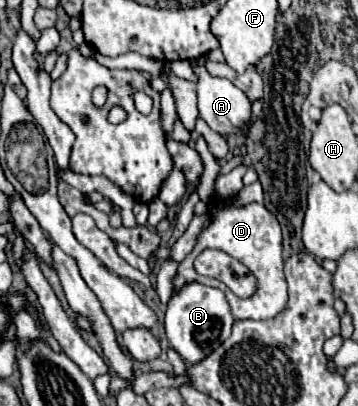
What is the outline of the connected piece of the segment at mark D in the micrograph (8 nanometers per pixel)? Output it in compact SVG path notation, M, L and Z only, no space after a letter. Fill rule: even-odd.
M222 200L216 204L216 208L210 214L210 226L200 234L198 244L194 246L192 254L180 264L178 268L178 276L176 276L176 288L180 288L184 282L200 282L206 286L216 286L220 288L232 308L232 314L236 320L240 318L250 318L250 320L268 320L274 318L288 300L286 294L286 280L284 280L284 272L282 272L282 232L280 232L280 224L278 220L258 202L248 204L248 206L234 206L232 200ZM208 248L216 248L222 250L226 254L230 254L232 258L240 260L244 266L248 266L248 270L256 276L258 280L258 290L252 298L238 298L224 282L216 280L216 278L208 278L208 276L200 276L194 270L194 258L208 250Z

